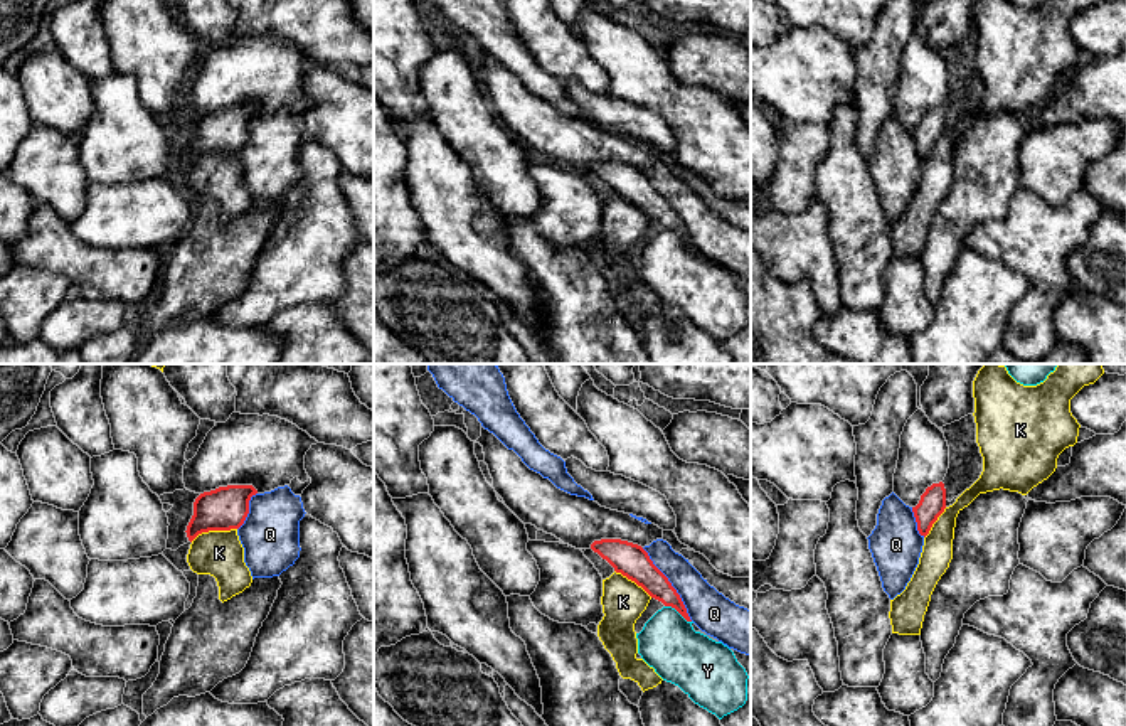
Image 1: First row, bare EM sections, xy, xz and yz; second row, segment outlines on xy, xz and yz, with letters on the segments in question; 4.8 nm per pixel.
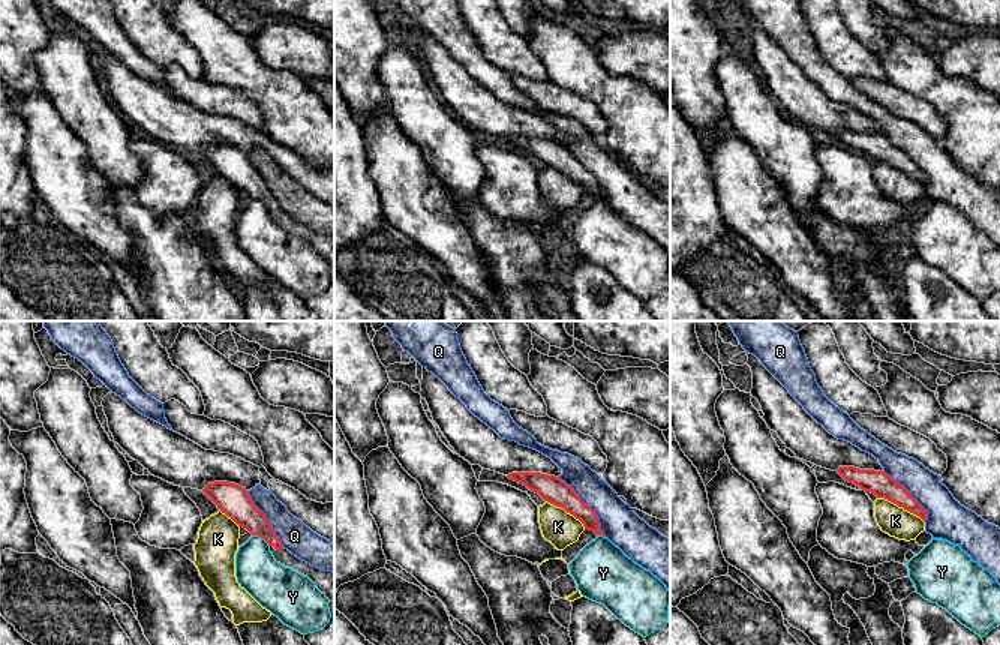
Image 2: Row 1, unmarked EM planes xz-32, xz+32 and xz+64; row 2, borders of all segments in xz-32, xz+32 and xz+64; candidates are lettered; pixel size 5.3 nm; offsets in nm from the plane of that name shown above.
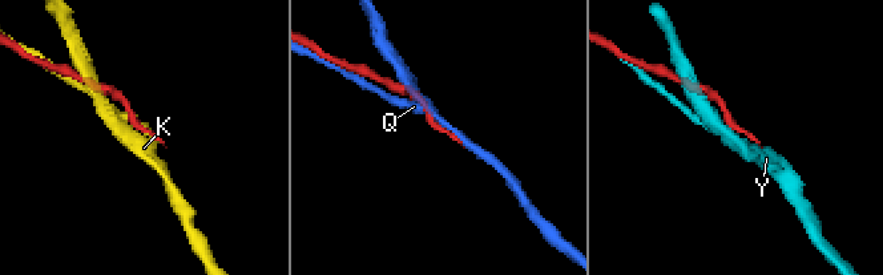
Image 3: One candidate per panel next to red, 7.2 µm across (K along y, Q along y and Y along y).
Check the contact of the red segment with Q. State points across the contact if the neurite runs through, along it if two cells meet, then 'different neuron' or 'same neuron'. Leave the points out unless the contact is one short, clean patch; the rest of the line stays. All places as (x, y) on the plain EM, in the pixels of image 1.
different neuron

